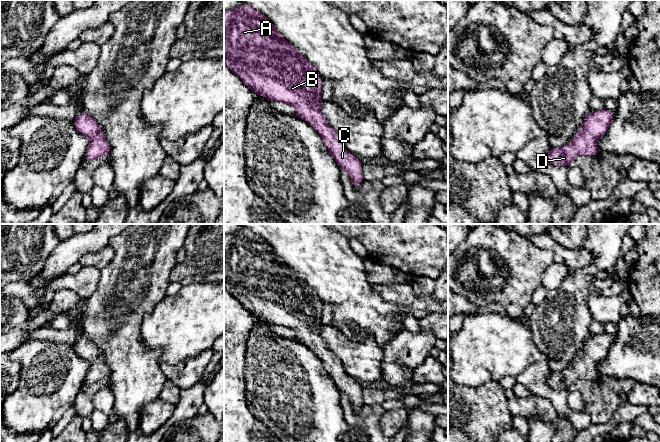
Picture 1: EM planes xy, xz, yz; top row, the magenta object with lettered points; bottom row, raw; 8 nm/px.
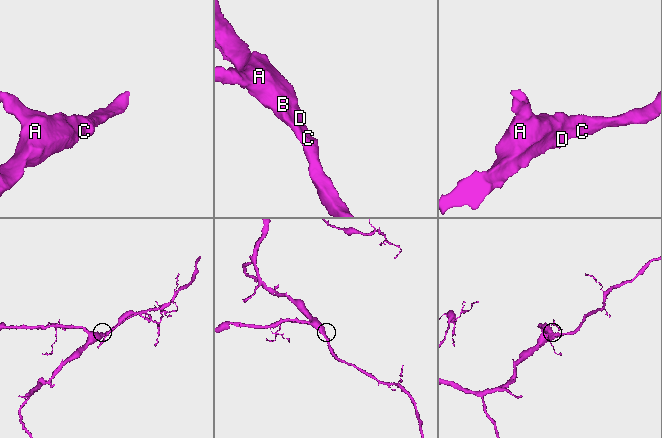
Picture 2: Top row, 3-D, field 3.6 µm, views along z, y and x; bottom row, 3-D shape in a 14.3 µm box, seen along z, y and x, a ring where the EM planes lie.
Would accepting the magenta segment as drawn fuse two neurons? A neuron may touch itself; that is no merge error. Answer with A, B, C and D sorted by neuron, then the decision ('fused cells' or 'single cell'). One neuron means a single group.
A B C D; single cell

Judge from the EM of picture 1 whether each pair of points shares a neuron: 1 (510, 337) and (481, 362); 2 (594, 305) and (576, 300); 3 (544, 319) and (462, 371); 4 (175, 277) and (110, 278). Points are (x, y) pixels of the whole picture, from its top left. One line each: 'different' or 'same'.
1: same
2: different
3: different
4: different

